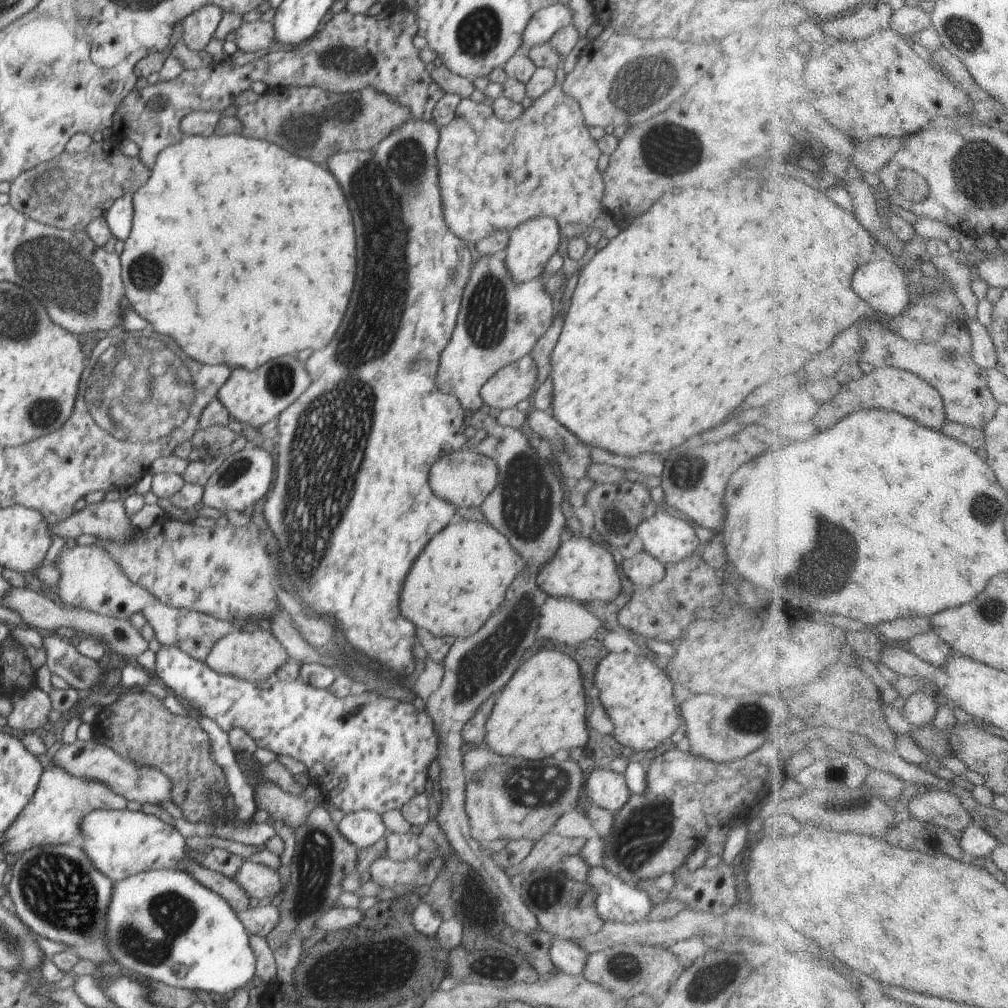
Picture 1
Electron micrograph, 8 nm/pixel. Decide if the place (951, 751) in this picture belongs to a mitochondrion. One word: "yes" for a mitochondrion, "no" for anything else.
no

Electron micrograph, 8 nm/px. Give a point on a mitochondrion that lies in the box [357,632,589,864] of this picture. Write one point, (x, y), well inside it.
(546, 782)

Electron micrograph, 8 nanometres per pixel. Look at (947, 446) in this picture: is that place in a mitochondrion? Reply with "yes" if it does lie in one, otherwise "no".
no

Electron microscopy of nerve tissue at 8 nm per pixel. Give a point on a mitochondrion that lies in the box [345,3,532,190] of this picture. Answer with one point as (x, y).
(477, 34)

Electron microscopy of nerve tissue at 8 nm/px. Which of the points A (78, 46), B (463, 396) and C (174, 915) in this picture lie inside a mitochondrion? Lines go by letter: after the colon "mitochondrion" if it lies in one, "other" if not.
A: other
B: other
C: mitochondrion

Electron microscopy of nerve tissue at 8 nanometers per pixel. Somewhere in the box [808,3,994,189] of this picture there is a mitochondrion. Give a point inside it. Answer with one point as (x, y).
(964, 35)

